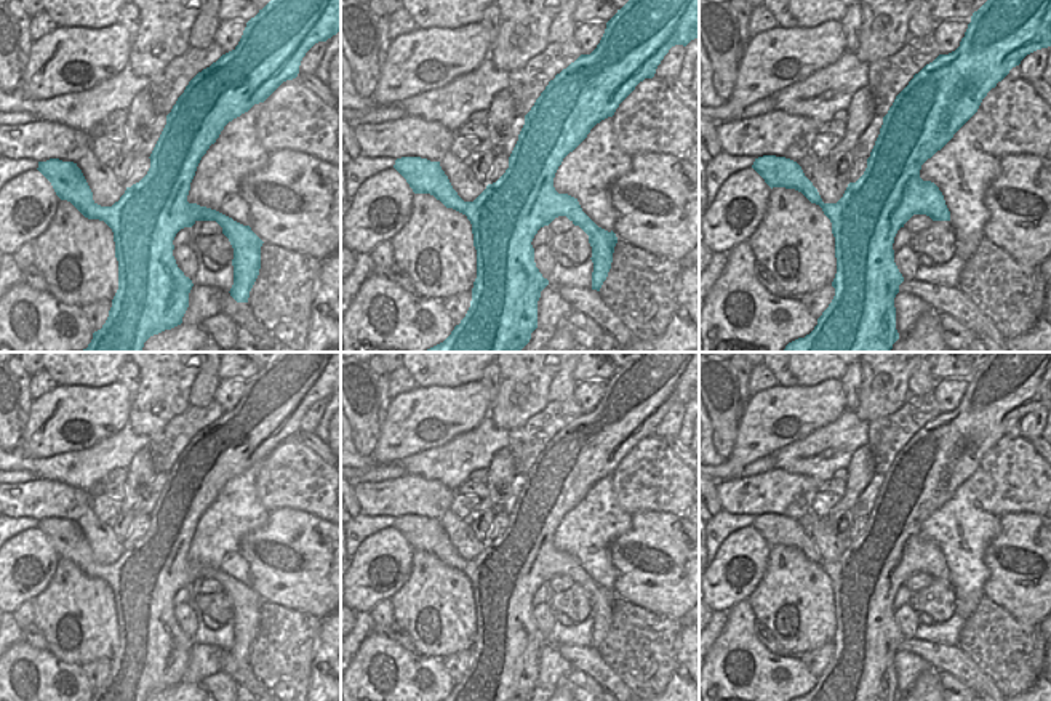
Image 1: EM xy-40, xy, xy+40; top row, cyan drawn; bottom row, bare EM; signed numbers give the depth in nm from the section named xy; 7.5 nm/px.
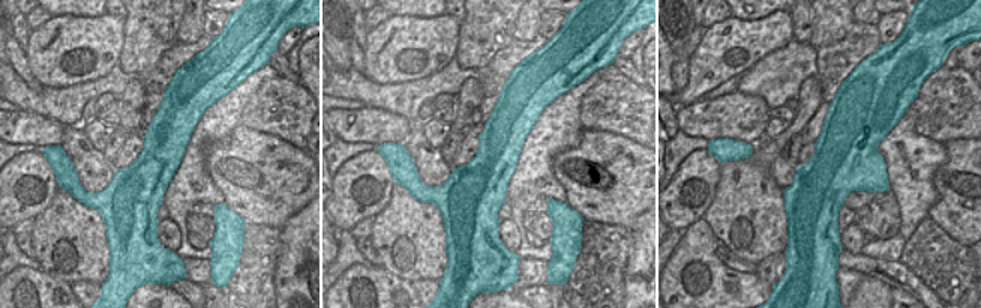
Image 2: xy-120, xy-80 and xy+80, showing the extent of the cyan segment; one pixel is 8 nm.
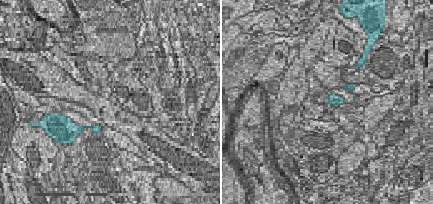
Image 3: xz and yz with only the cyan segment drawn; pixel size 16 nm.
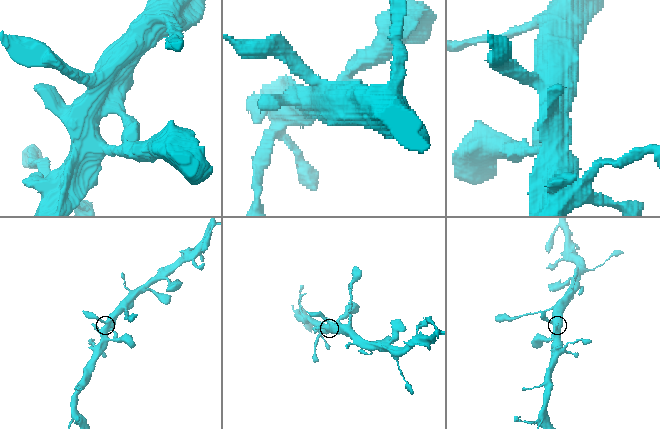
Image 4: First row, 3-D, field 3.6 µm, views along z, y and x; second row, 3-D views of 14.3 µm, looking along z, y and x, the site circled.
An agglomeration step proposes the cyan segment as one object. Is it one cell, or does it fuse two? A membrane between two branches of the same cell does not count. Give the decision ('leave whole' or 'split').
leave whole

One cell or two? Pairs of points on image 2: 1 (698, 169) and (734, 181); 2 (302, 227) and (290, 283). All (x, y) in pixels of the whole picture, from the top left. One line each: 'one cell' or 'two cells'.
1: two cells
2: one cell

